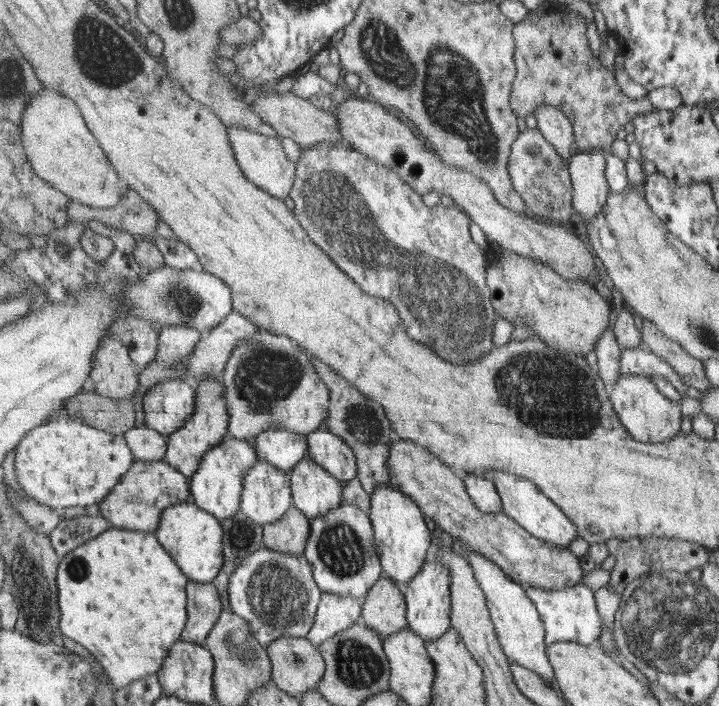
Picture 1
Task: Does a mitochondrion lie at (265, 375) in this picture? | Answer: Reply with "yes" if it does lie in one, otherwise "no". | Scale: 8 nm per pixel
yes

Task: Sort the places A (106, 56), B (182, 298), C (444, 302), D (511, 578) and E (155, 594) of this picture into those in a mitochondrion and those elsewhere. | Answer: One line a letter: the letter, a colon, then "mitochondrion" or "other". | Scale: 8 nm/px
A: mitochondrion
B: mitochondrion
C: mitochondrion
D: other
E: other

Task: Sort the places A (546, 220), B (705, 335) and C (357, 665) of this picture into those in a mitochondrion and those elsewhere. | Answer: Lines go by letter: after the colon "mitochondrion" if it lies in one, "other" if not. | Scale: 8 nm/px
A: other
B: mitochondrion
C: mitochondrion

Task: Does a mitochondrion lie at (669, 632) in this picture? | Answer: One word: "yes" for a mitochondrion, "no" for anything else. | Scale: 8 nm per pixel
yes

